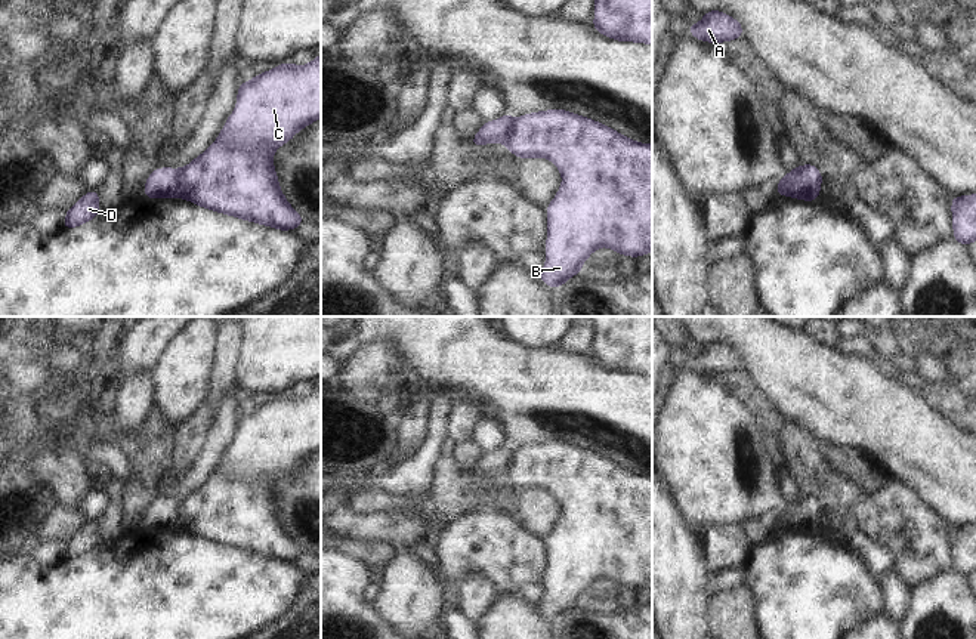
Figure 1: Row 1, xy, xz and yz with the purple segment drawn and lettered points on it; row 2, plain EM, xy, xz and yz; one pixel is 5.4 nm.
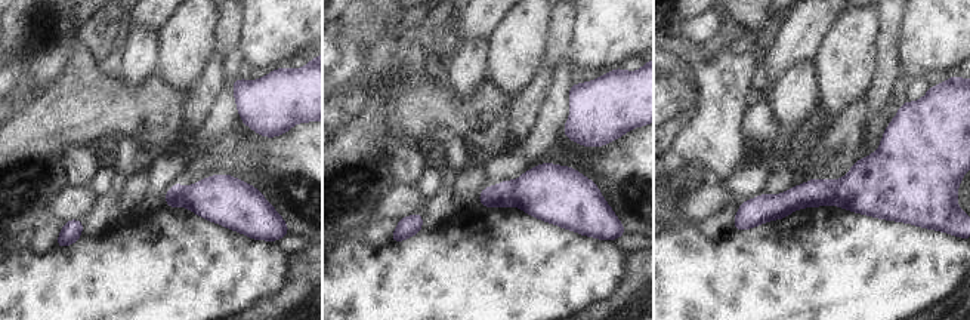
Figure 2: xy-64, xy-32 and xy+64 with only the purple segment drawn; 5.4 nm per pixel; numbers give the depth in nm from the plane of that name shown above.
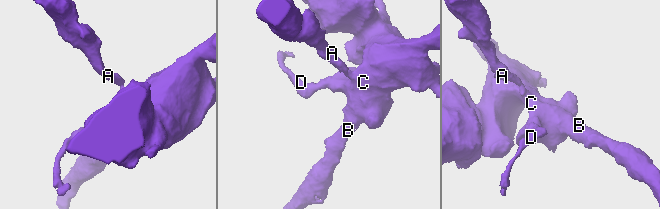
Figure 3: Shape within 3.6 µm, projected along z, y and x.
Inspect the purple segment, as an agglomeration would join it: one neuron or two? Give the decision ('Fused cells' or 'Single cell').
Fused cells.

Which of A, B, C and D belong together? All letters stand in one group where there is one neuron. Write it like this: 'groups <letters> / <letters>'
groups A B C / D

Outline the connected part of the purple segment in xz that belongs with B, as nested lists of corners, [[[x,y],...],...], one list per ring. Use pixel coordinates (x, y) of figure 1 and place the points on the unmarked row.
[[[550,441],[516,450],[510,466],[504,470],[504,478],[518,490],[547,488],[563,507],[558,527],[546,537],[549,546],[547,593],[538,604],[543,614],[559,620],[569,608],[583,604],[583,593],[600,577],[608,577],[617,584],[631,589],[652,583],[652,476],[627,470],[608,457],[583,447]]]

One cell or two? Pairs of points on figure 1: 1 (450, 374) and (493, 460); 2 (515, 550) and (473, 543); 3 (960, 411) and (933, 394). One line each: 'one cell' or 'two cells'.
1: one cell
2: one cell
3: one cell

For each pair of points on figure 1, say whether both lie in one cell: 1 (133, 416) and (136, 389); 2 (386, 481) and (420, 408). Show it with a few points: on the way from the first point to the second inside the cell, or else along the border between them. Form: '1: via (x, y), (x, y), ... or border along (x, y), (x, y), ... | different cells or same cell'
1: via (133, 410), (136, 395) | same cell
2: border along (422, 445), (413, 456), (389, 469) | different cells

